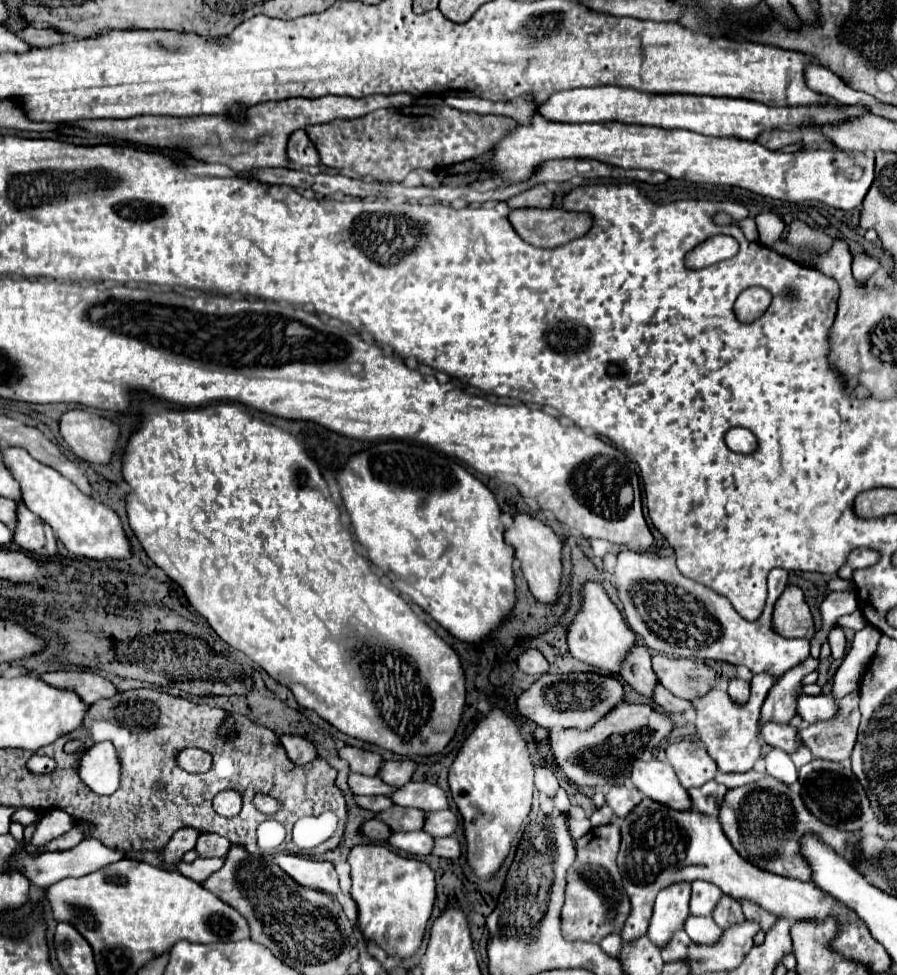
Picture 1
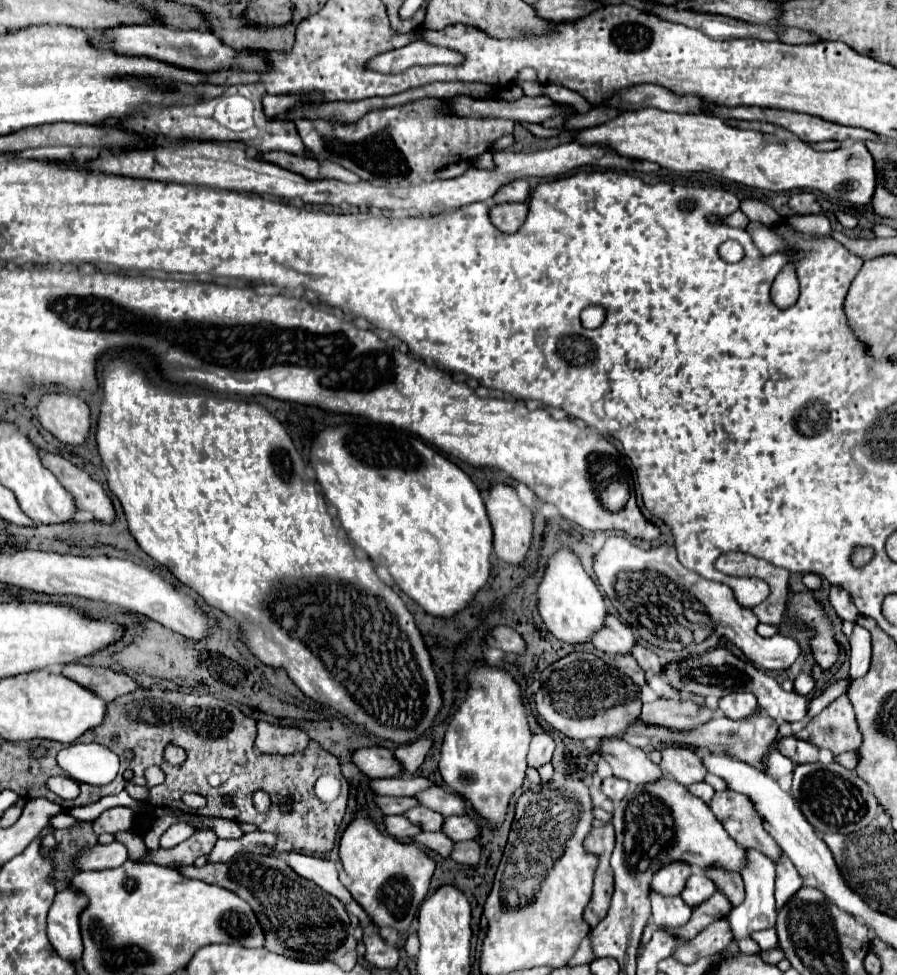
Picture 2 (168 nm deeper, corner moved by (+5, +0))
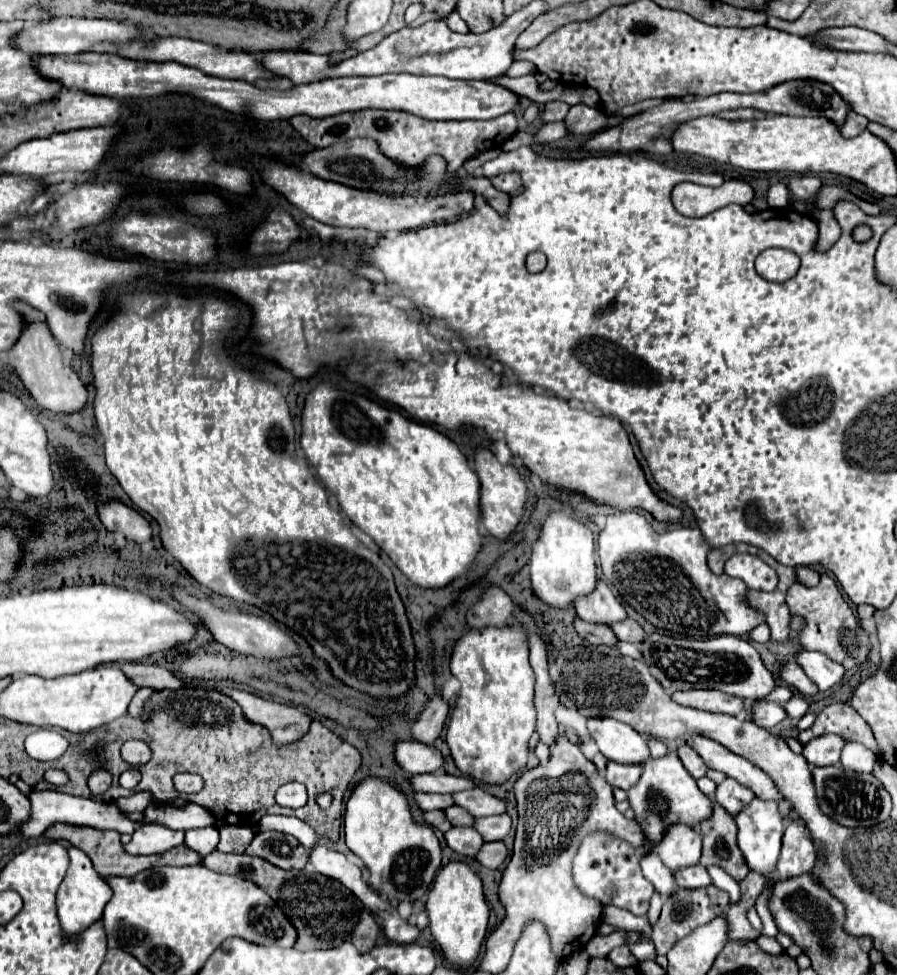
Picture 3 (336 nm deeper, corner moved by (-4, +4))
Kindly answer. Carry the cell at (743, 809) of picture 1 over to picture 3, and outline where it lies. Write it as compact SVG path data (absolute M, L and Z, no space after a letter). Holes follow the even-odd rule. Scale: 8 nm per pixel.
M725 778L717 786L717 794L715 794L715 802L719 802L719 806L723 806L733 816L739 814L739 810L743 810L743 806L747 806L751 798L755 798L755 794L731 778Z

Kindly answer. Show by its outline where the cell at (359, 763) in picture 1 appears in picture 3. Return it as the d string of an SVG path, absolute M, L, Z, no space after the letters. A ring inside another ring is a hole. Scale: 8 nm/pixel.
M397 742L395 744L395 762L407 774L423 774L423 772L439 772L443 768L441 752L419 744L419 742Z

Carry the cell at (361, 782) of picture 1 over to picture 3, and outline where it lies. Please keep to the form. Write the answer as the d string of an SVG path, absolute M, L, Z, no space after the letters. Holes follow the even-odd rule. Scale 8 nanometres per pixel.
M441 772L411 776L409 782L415 792L441 792L441 794L453 794L453 792L469 790L475 786L473 780L469 780L469 778L449 776L449 774L441 774Z

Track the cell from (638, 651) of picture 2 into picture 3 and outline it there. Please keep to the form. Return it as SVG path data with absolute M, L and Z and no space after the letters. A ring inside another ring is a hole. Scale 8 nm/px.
M627 618L625 622L619 622L619 624L615 624L615 626L611 626L611 630L617 634L619 640L631 642L631 644L639 644L639 642L643 642L643 638L645 638L643 628L641 628L635 620L631 620L631 618Z

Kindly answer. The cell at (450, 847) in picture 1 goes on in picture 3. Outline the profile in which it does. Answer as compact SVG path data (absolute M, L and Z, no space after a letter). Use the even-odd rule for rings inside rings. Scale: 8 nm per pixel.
M485 842L475 856L475 860L487 868L499 868L507 858L507 848L503 842Z

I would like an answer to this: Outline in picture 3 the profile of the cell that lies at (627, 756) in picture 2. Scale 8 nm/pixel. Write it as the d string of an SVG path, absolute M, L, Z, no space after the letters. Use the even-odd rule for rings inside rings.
M591 718L587 720L587 728L603 756L613 762L641 766L651 758L647 740L623 722L611 718Z

